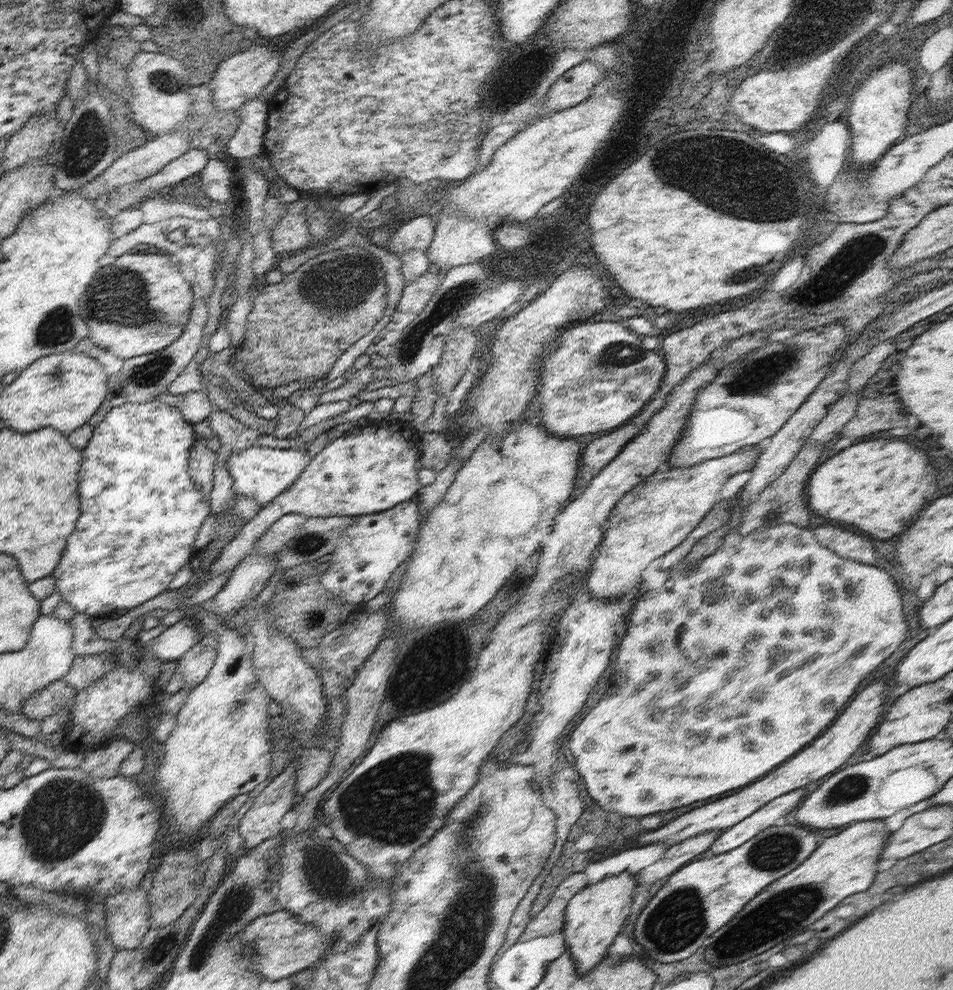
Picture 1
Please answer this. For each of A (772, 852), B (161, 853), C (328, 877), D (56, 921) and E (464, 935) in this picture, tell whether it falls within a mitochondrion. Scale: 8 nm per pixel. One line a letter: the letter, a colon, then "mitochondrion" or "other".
A: mitochondrion
B: other
C: mitochondrion
D: other
E: mitochondrion

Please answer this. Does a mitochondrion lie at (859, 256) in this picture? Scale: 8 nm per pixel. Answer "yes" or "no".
yes

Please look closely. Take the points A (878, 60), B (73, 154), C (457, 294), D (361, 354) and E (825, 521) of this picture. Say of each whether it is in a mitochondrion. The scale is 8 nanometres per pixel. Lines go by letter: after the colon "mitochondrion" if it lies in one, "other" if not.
A: other
B: mitochondrion
C: mitochondrion
D: other
E: other

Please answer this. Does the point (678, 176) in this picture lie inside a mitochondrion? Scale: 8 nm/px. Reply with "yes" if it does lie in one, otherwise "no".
yes

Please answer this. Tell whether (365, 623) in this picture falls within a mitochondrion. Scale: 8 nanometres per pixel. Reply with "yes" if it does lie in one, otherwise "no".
no

